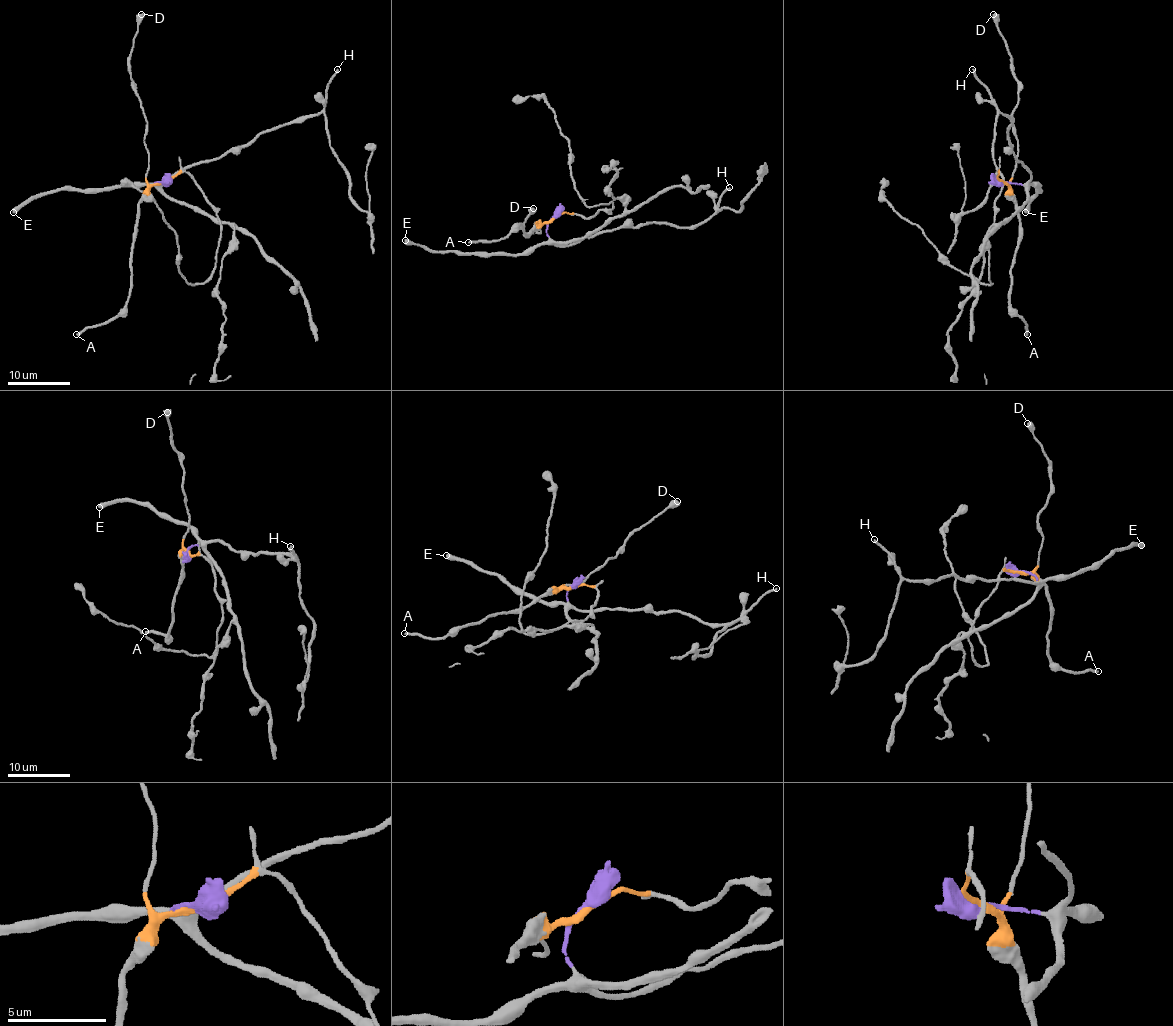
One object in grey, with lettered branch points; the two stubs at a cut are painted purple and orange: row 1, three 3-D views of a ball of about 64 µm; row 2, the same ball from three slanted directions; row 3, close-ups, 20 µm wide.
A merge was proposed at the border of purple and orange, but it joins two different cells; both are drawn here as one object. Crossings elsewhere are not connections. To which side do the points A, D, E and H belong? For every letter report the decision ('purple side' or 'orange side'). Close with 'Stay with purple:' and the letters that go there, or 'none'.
A: orange side
D: orange side
E: purple side
H: purple side
Stay with purple: E, H

